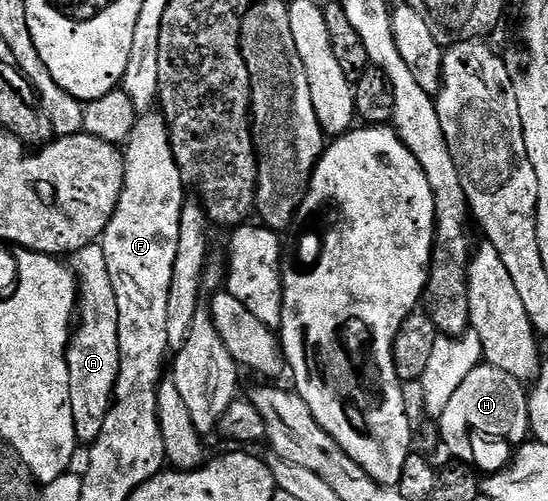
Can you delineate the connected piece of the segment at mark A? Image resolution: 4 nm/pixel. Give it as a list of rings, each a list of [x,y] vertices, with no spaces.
[[[93,244],[76,251],[74,269],[82,287],[78,294],[78,318],[84,323],[81,326],[79,323],[68,348],[72,410],[75,413],[77,439],[81,443],[91,444],[102,432],[104,421],[114,405],[116,381],[120,376],[120,337],[118,336],[120,313],[116,289],[112,286],[103,245]]]

